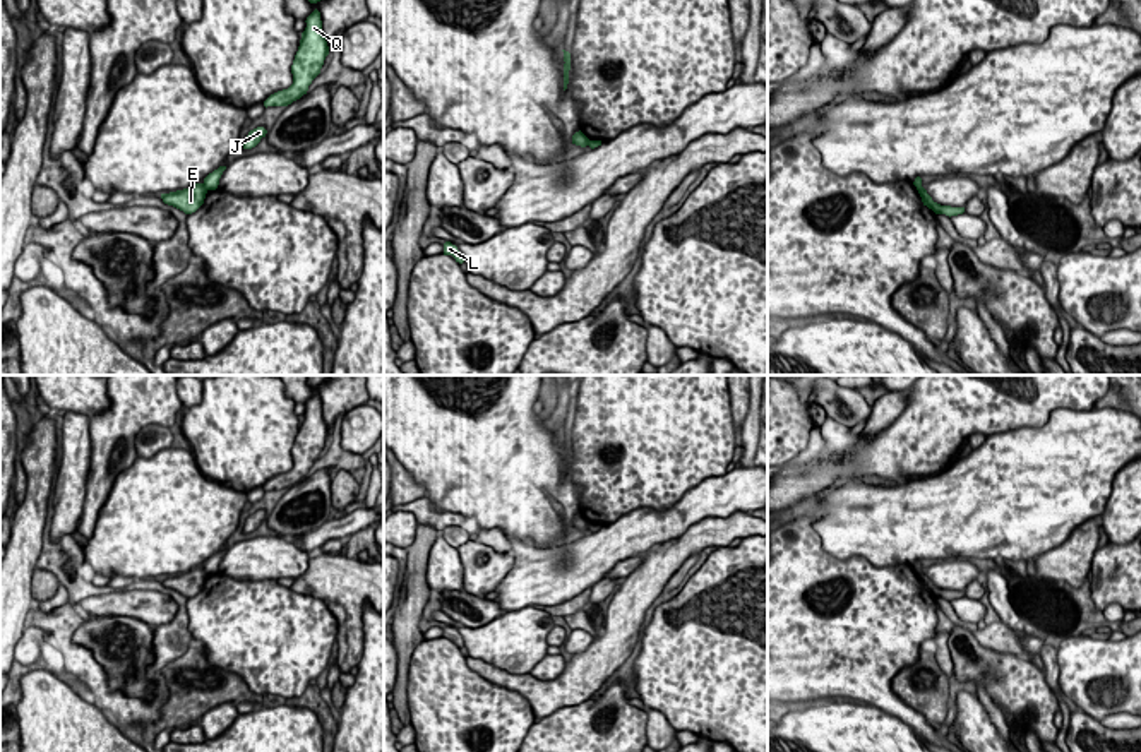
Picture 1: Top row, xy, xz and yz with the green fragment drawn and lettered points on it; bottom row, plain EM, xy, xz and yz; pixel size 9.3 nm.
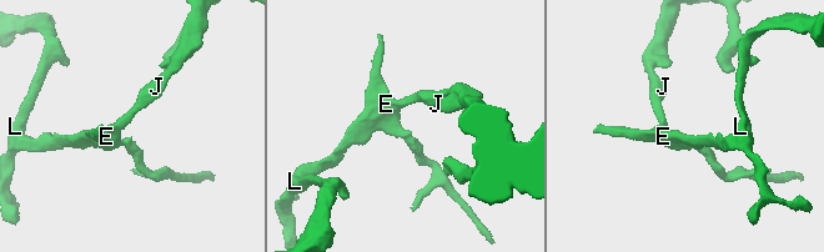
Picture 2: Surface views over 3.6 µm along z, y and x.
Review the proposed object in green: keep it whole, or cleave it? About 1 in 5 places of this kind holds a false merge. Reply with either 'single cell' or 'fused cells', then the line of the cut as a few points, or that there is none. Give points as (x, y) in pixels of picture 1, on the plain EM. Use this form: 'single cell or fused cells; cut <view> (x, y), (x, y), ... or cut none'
fused cells; cut xy (203, 567), (208, 572)

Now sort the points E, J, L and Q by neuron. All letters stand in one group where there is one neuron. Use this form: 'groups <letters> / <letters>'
groups E L / J Q

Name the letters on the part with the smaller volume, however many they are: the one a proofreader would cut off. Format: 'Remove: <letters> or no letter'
Remove: E, L

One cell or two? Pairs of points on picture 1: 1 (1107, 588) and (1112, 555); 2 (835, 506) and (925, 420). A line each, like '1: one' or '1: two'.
1: one
2: two

